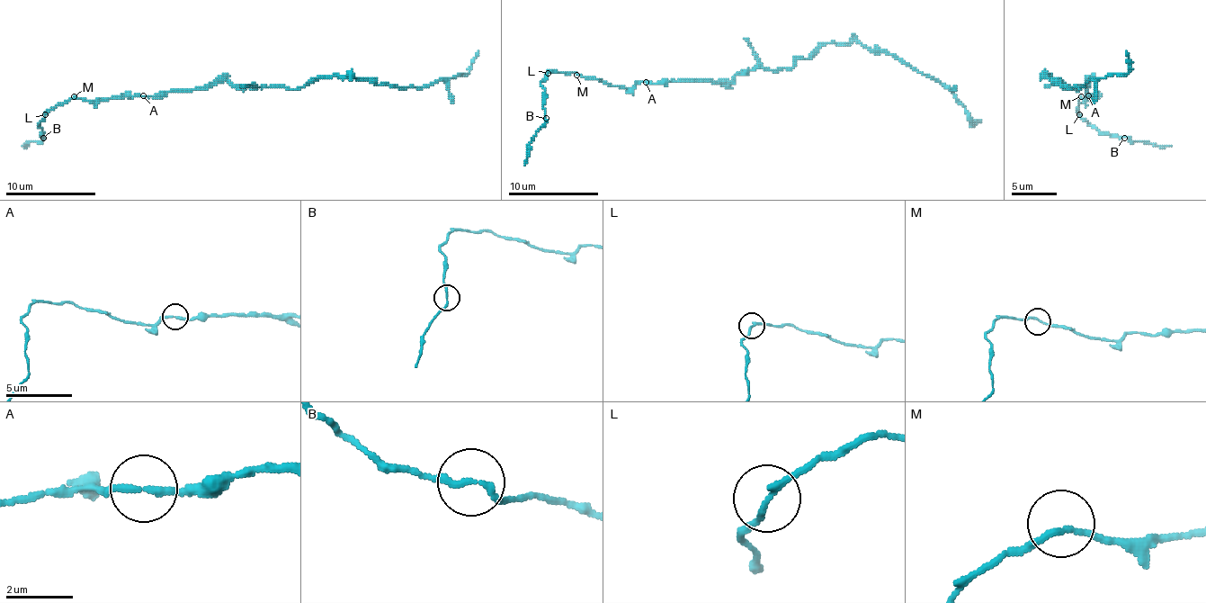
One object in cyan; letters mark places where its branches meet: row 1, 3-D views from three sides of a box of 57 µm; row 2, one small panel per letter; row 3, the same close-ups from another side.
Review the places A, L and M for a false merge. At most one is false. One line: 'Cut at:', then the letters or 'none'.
Cut at: none

